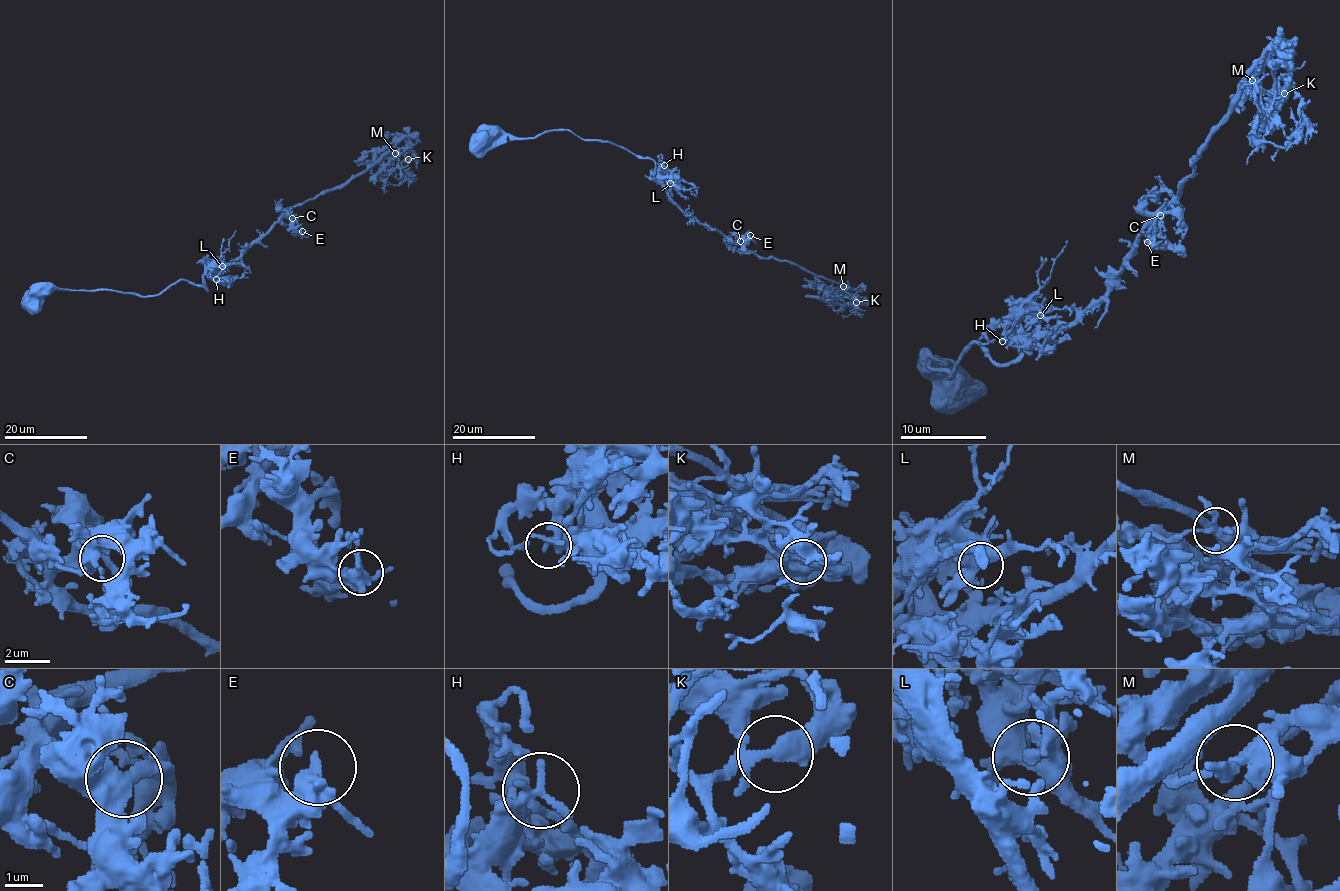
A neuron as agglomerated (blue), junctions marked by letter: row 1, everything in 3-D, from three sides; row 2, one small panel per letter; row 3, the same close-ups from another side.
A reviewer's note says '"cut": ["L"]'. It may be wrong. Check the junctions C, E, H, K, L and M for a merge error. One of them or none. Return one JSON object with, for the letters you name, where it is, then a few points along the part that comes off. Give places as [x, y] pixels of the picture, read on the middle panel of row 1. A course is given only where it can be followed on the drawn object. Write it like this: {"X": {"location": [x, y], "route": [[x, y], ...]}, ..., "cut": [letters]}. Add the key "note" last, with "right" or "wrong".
{"cut": [], "note": "wrong"}

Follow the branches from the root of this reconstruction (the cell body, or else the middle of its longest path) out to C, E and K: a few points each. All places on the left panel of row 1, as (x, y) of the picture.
C: (33, 308), (53, 287), (154, 296), (184, 280), (207, 290), (204, 275), (221, 274), (284, 216), (292, 218)
E: (33, 308), (53, 287), (154, 296), (184, 280), (207, 290), (204, 275), (221, 274), (277, 223), (302, 231)
K: (33, 308), (53, 287), (207, 290), (203, 276), (290, 207), (381, 151), (408, 159)

